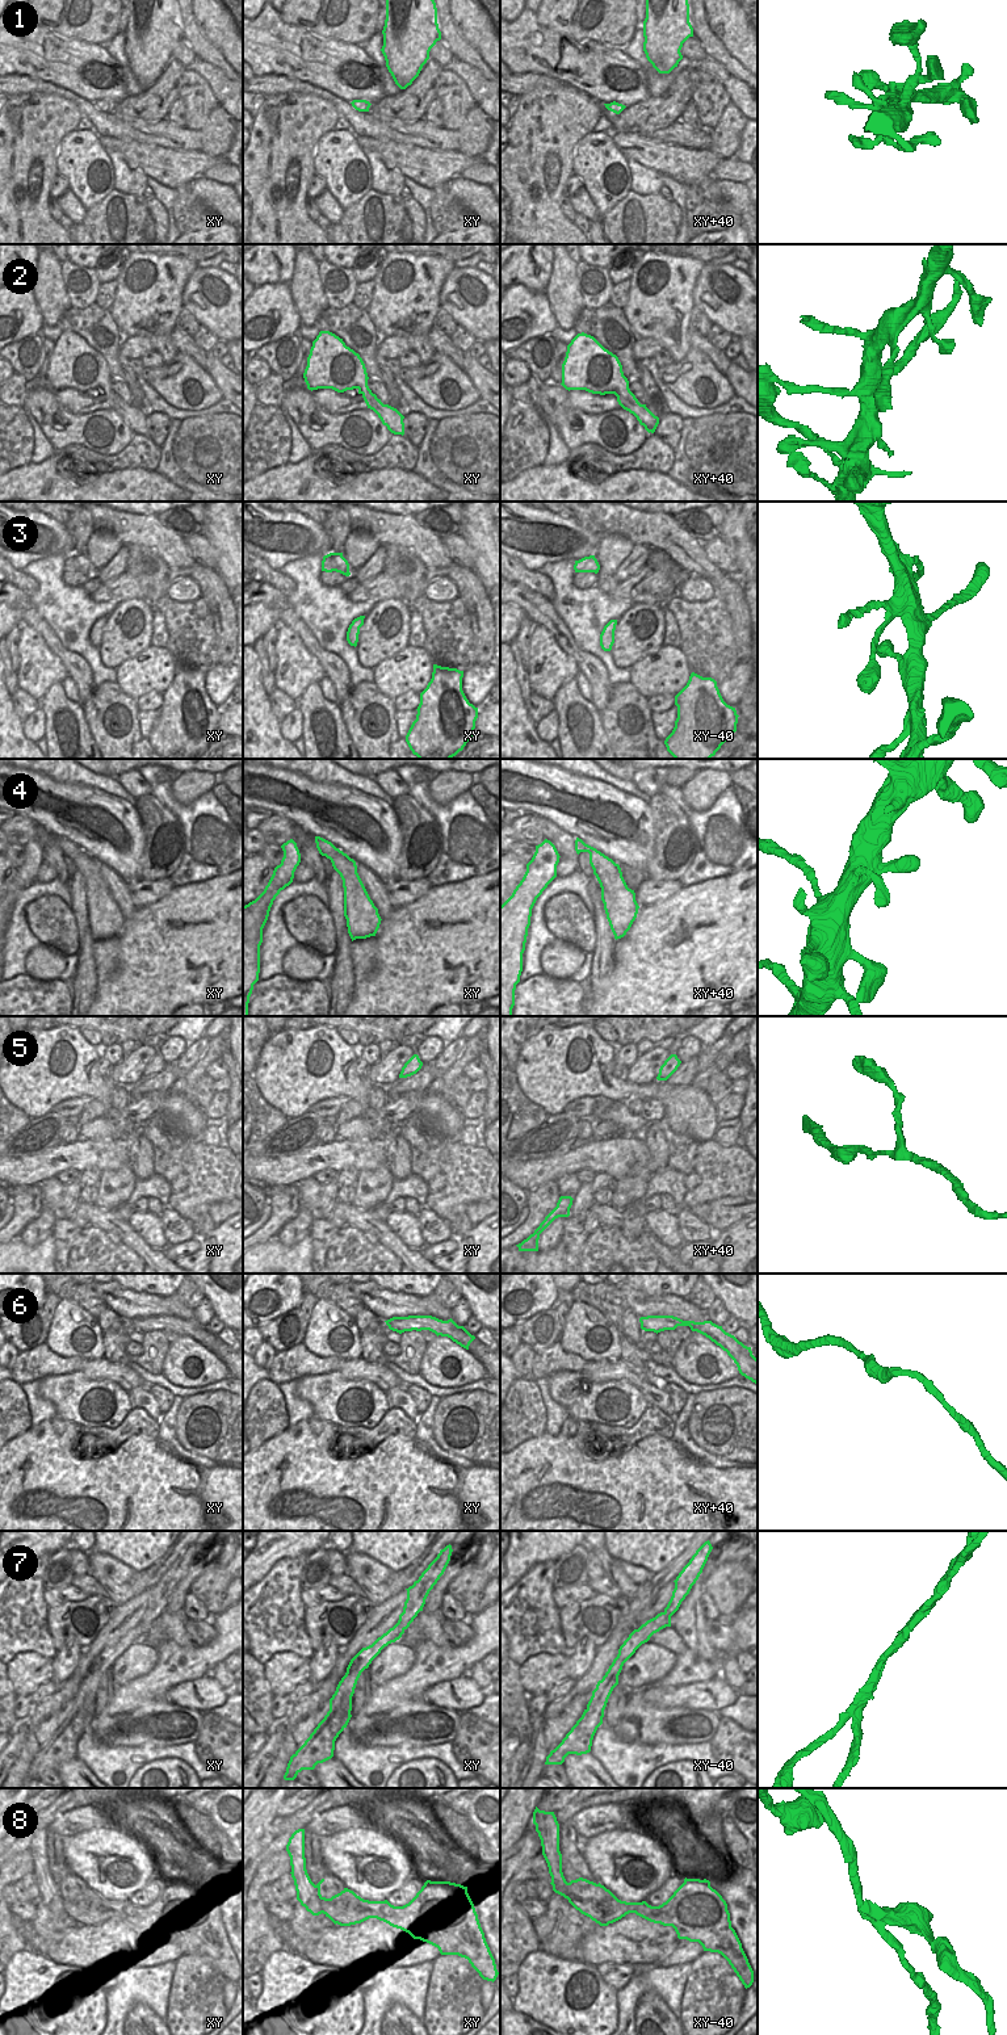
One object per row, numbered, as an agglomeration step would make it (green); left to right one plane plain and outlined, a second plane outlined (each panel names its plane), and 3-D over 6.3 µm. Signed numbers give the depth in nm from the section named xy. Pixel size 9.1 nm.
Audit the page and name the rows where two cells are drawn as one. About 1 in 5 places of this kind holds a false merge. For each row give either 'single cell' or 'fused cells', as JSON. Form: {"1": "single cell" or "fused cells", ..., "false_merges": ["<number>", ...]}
{"1": "single cell", "2": "fused cells", "3": "single cell", "4": "single cell", "5": "single cell", "6": "single cell", "7": "fused cells", "8": "fused cells", "false_merges": ["2", "7", "8"]}

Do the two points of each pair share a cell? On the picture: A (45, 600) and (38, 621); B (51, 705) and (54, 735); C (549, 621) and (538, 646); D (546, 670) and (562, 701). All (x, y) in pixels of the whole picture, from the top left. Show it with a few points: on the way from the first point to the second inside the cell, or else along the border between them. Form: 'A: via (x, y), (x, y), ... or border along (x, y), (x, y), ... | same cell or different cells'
A: border along (28, 596), (59, 640) | different cells
B: via (53, 713), (53, 728) | same cell
C: border along (536, 624), (541, 624), (565, 651) | different cells
D: border along (574, 678), (565, 682), (552, 699) | different cells

